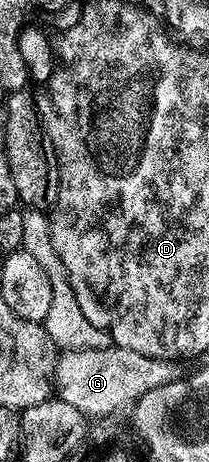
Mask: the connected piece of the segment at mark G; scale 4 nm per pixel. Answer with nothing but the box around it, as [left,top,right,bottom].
[52,346,179,417]

